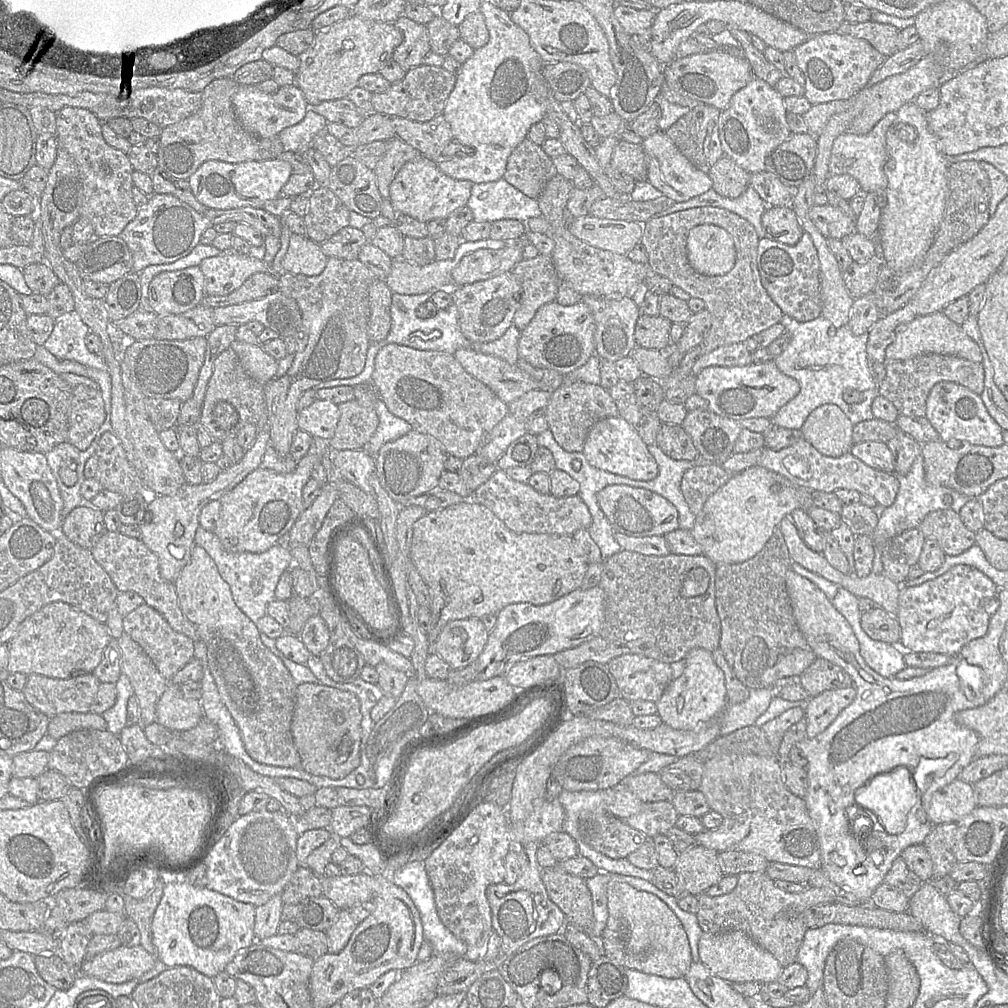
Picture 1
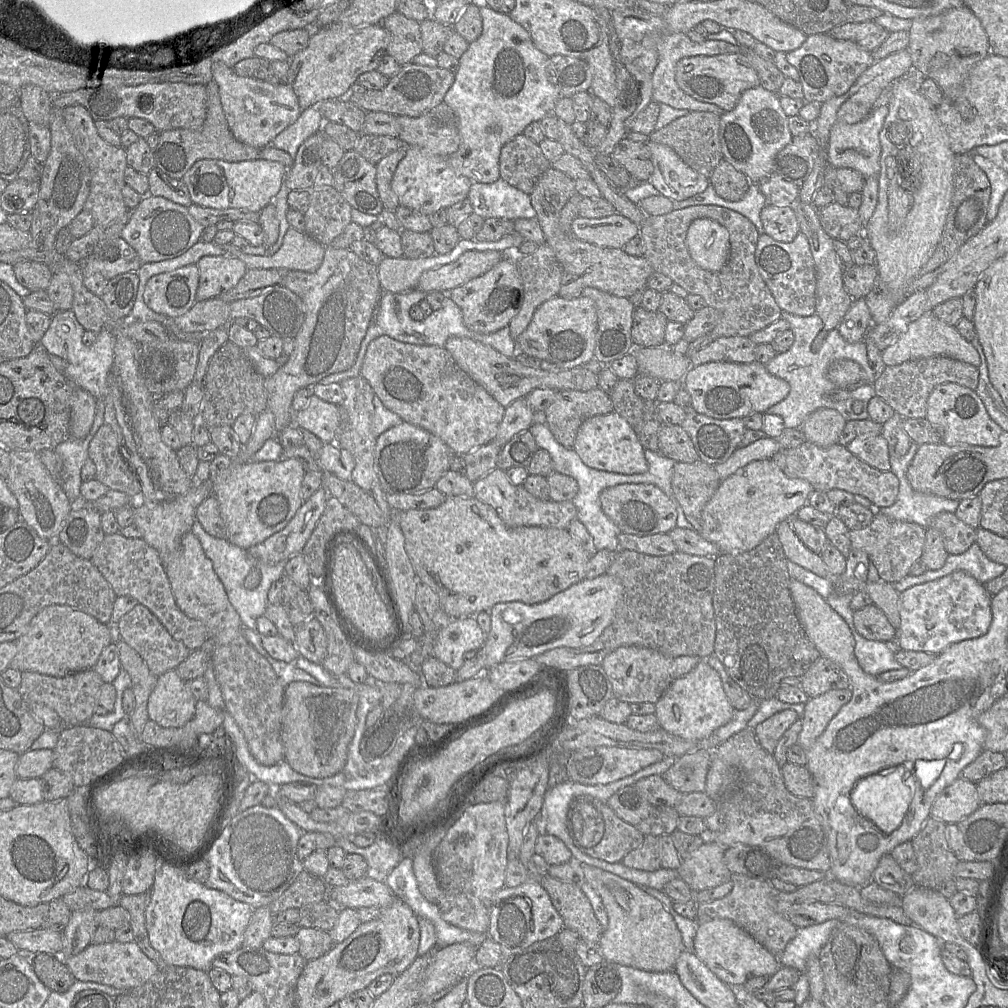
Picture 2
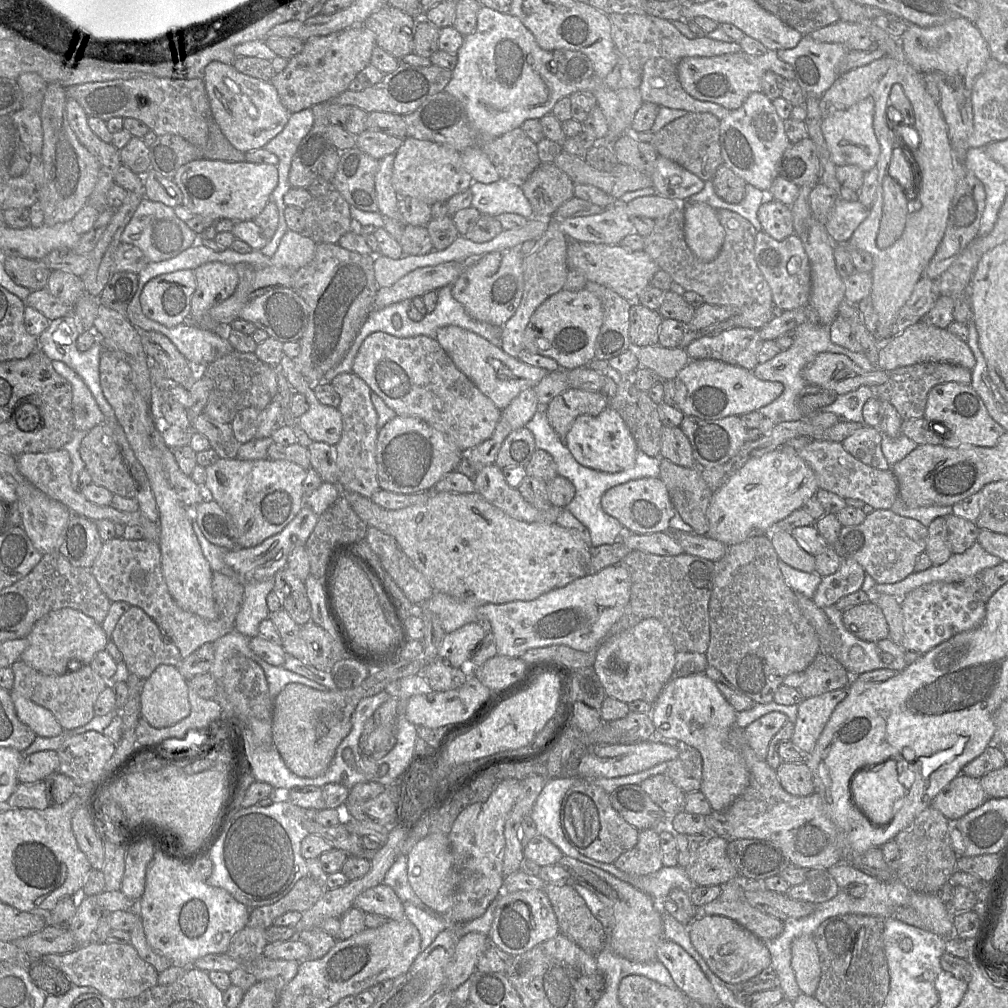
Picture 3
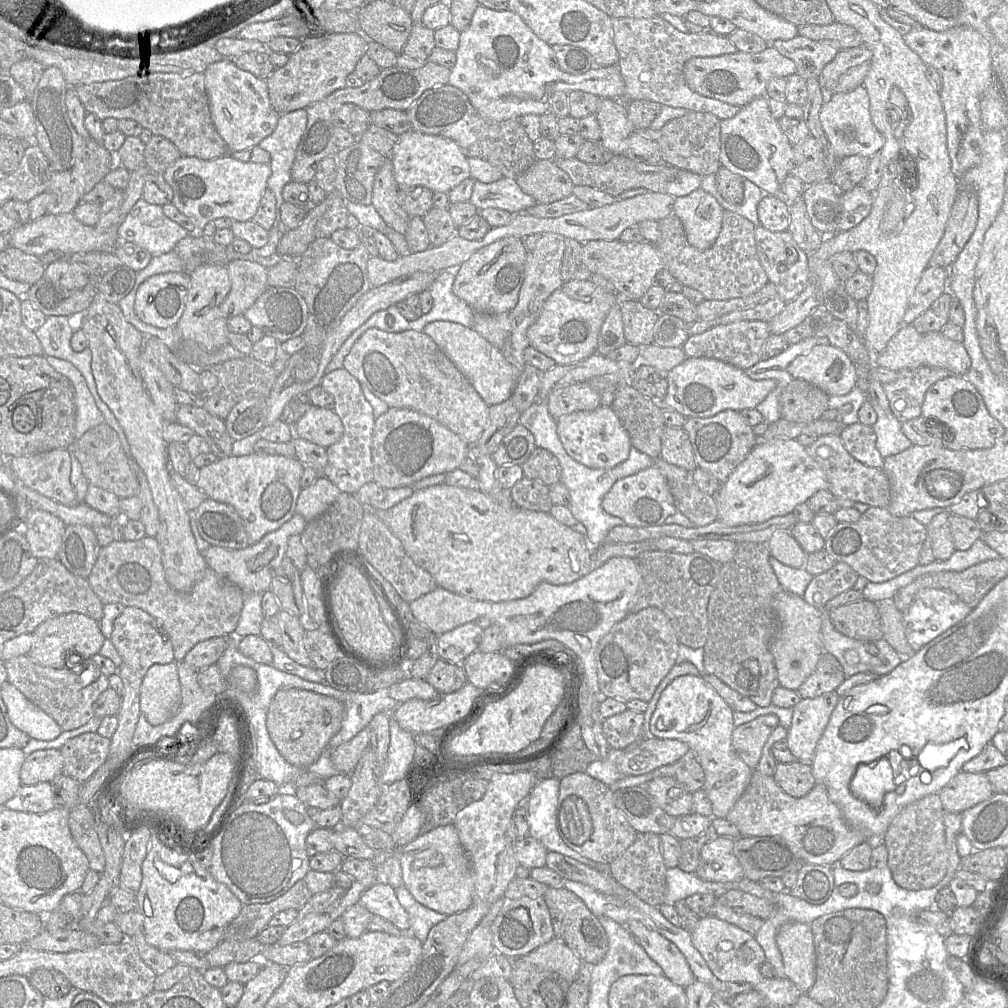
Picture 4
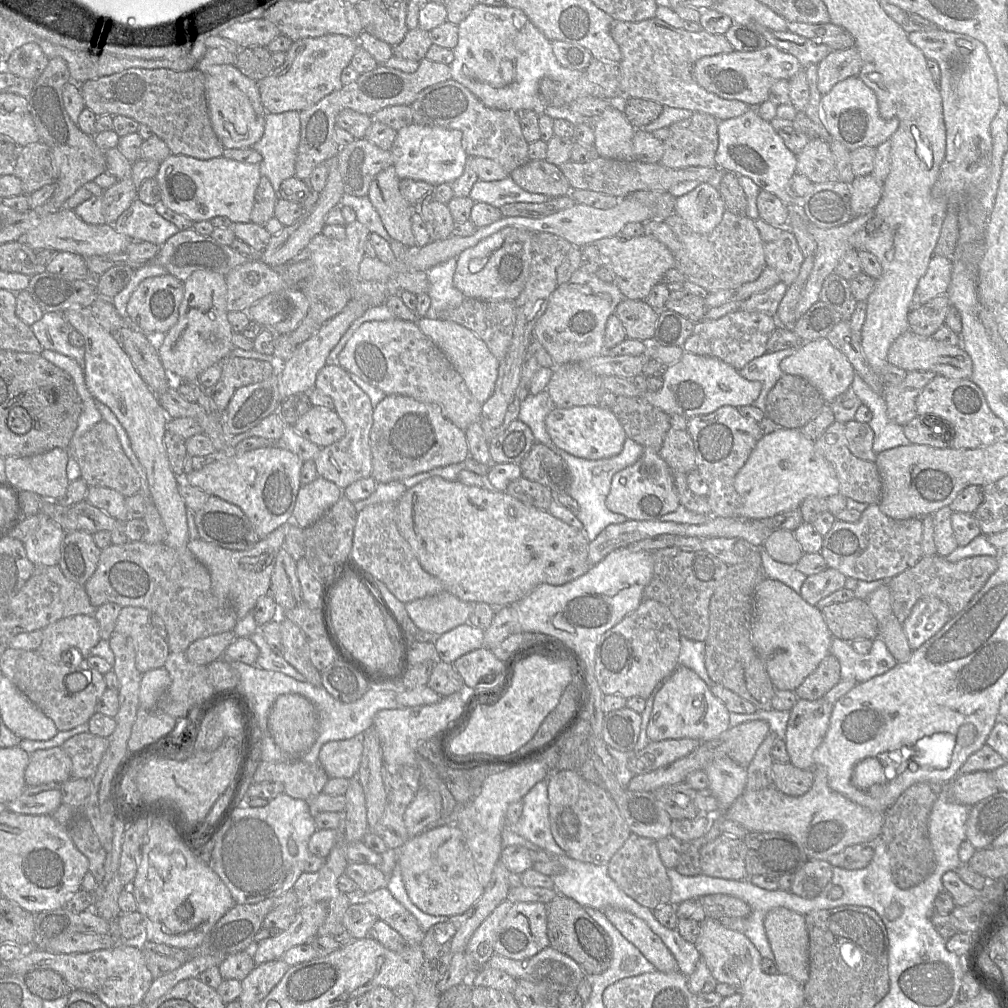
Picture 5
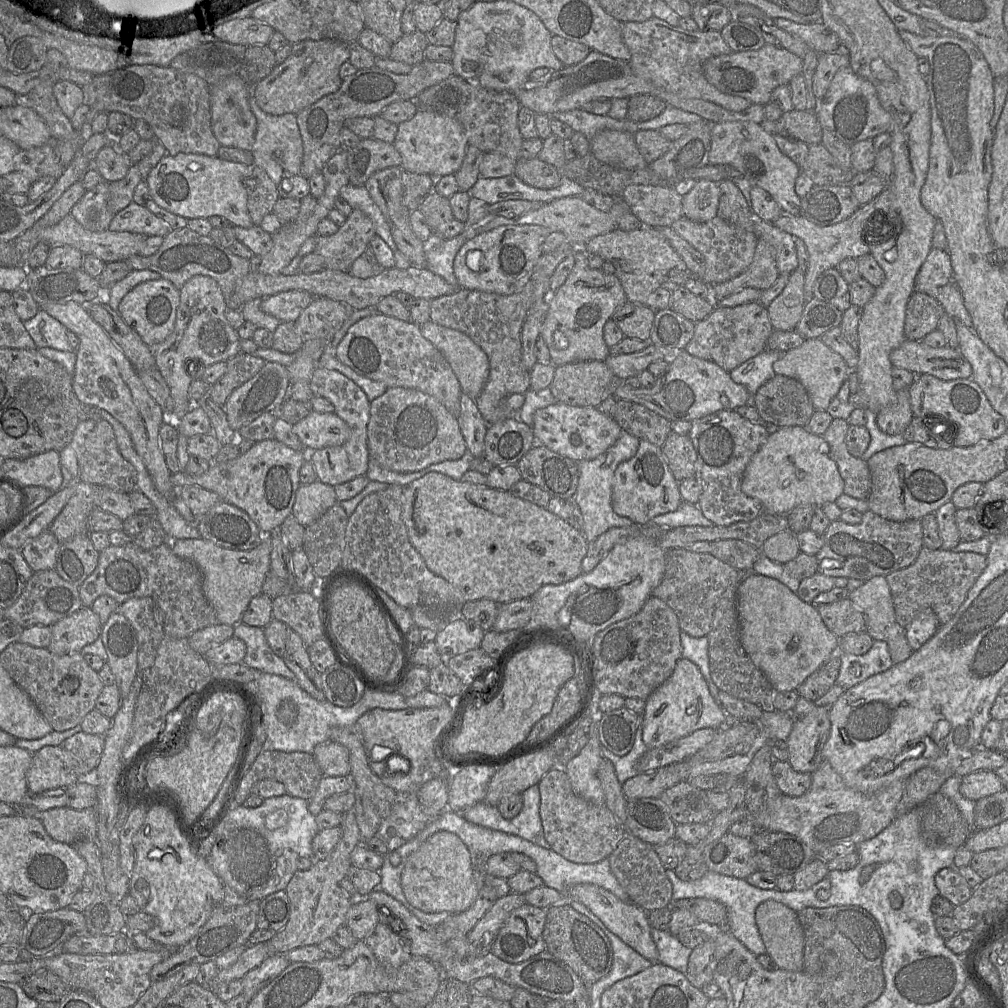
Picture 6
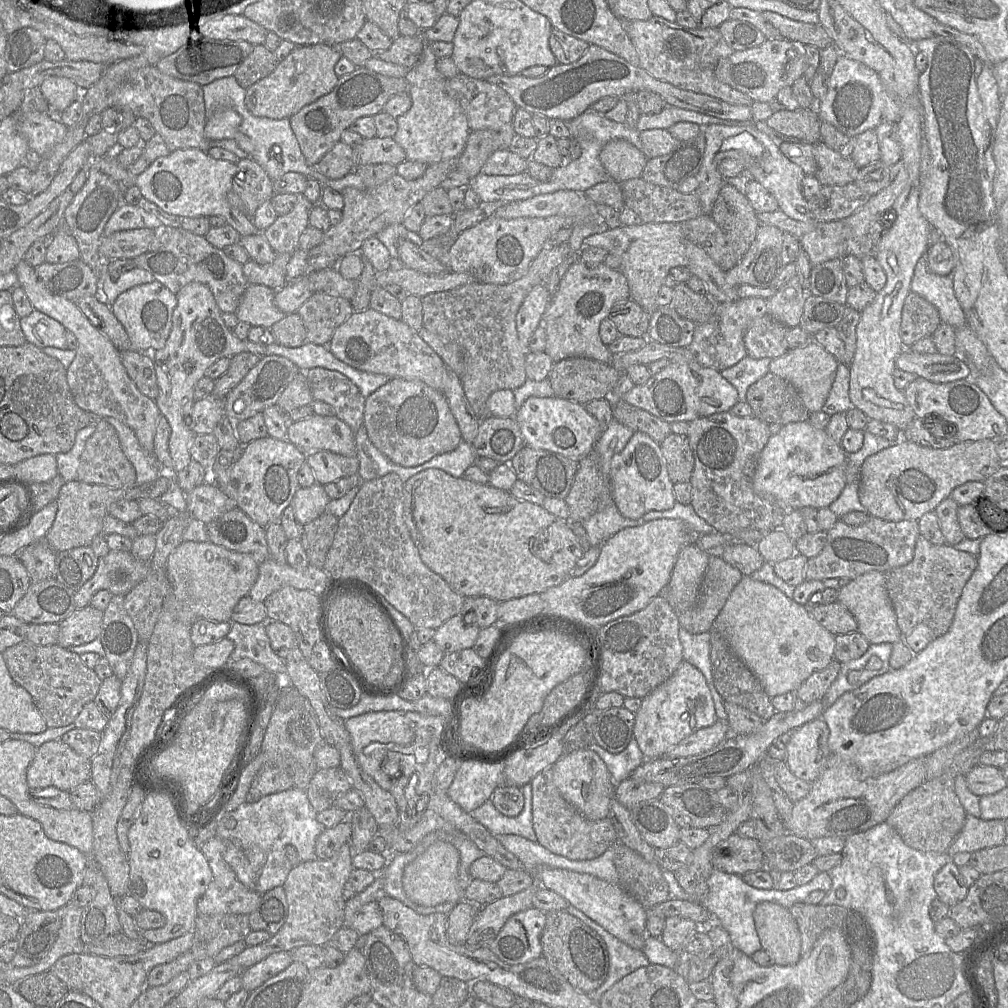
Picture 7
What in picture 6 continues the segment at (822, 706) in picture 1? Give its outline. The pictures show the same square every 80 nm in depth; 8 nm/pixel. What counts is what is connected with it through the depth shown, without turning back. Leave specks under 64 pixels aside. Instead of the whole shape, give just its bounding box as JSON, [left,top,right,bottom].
[786,696,830,773]

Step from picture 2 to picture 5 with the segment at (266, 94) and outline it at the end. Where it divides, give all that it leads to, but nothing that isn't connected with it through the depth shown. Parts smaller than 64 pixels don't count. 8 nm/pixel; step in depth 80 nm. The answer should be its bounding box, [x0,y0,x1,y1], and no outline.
[205,65,265,149]

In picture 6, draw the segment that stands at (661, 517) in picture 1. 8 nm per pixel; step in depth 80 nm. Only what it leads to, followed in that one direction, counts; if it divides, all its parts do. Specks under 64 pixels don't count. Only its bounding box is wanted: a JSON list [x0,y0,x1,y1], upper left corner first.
[611,440,682,525]

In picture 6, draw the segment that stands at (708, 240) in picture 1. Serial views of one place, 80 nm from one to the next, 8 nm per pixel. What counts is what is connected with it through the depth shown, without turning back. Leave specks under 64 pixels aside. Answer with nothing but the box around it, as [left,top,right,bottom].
[682,179,719,222]

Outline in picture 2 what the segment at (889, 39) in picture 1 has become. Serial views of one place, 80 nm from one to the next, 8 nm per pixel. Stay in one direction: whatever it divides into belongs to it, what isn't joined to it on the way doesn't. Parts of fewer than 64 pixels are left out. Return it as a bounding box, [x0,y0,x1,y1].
[828,21,890,52]

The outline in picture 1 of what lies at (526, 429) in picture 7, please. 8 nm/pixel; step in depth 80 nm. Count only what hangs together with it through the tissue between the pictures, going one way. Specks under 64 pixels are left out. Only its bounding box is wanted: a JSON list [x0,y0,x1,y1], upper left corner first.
[582,415,659,480]

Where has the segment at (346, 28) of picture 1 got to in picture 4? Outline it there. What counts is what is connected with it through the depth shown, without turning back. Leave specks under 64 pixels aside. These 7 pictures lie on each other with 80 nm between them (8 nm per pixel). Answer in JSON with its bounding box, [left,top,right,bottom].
[265,31,369,115]

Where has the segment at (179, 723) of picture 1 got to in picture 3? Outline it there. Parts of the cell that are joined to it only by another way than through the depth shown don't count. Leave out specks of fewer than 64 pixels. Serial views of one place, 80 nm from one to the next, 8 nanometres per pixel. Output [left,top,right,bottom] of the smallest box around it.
[141,665,190,728]

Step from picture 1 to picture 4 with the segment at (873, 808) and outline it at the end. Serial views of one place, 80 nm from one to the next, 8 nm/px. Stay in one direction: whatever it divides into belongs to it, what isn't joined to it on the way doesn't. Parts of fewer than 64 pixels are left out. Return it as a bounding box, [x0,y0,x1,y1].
[850,758,897,808]

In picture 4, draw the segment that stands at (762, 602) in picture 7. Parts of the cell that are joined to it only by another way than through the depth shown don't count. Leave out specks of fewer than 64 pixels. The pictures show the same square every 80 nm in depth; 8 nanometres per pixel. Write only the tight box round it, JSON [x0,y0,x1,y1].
[769,590,824,690]

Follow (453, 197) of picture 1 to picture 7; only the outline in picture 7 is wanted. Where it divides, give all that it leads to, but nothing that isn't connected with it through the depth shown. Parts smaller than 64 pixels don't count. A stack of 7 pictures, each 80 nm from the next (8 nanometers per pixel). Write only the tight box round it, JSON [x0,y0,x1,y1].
[393,39,470,165]

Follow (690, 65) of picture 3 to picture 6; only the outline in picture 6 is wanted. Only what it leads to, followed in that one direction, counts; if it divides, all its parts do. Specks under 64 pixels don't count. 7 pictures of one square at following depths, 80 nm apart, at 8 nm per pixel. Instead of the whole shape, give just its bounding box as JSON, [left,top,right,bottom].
[703,43,803,104]

